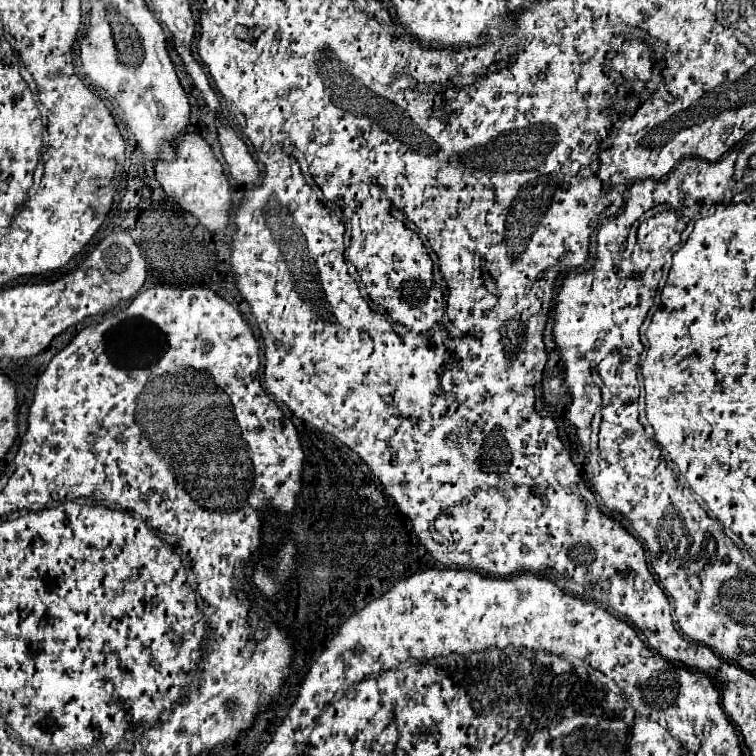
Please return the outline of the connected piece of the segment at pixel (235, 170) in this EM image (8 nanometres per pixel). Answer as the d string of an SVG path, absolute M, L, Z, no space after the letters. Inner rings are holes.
M234 138L230 144L220 142L220 146L222 146L222 154L224 154L224 160L228 164L232 178L238 180L240 184L258 184L260 170L256 166L254 158L250 156L244 140Z

